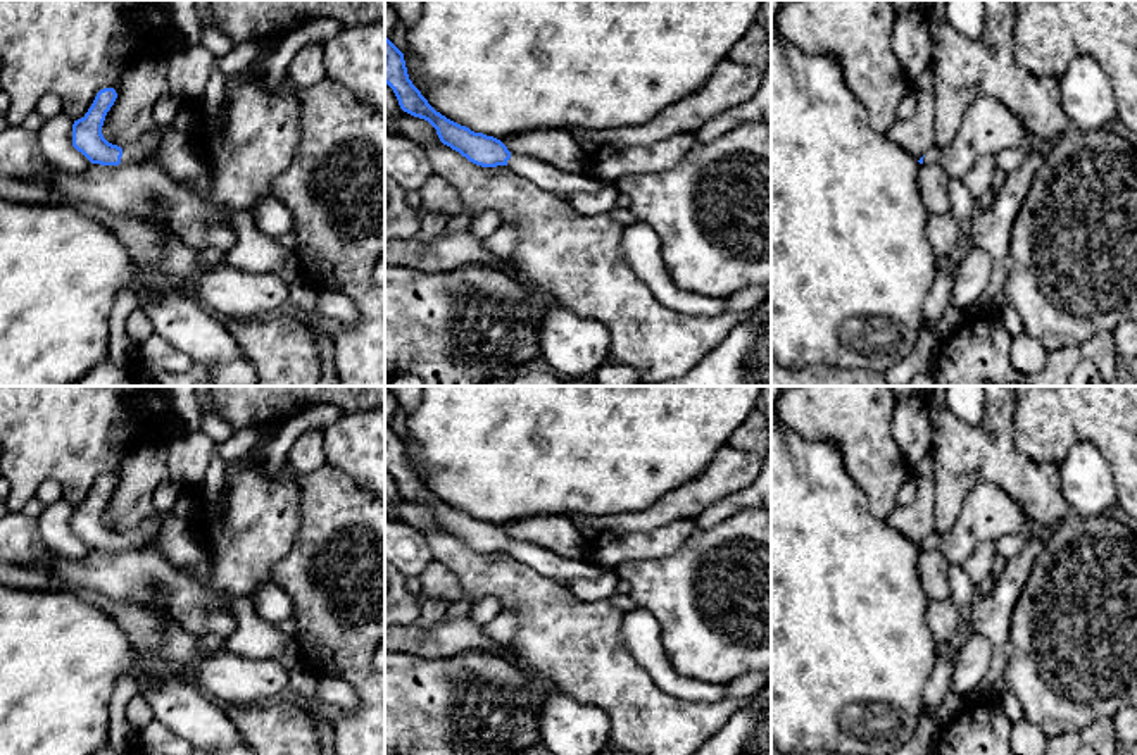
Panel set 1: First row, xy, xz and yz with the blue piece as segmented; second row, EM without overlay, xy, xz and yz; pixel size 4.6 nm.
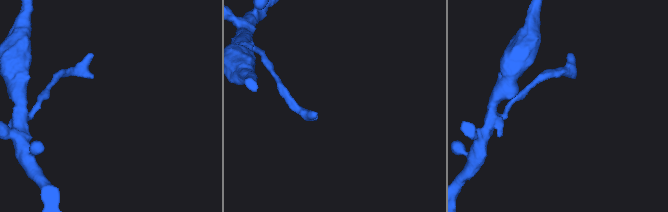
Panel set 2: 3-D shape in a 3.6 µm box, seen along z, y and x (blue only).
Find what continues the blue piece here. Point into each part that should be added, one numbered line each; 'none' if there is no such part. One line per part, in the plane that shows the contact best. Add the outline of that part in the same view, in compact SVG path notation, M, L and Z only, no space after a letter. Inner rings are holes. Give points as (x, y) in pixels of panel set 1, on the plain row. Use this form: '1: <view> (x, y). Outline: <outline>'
1: xy (137, 538). Outline: M155 517L143 521L138 527L122 534L121 552L143 548L159 533L160 522Z

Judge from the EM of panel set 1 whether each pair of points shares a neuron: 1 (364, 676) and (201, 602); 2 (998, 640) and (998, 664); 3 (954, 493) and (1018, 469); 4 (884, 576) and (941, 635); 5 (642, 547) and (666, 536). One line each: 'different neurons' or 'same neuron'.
1: different neurons
2: same neuron
3: same neuron
4: different neurons
5: same neuron

